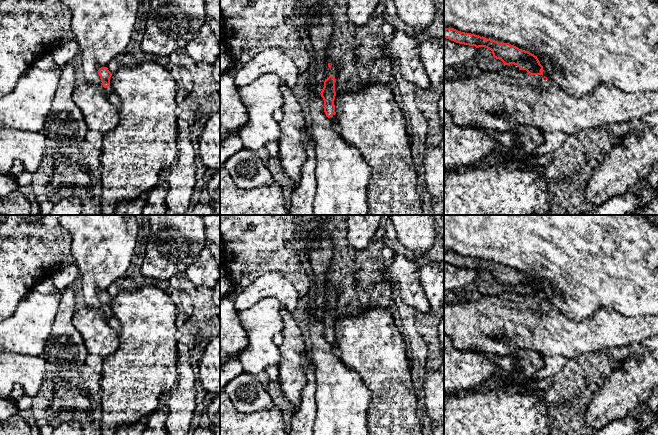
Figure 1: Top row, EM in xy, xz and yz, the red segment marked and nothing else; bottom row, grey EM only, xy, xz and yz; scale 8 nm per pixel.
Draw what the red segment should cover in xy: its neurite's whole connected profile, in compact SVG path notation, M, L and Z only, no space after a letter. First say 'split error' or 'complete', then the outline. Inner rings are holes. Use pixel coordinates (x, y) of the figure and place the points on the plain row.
split error; M101 291L98 294L98 298L102 306L101 308L106 313L108 324L119 333L121 331L121 324L110 311L110 302L112 300L112 297L108 294L107 291Z

